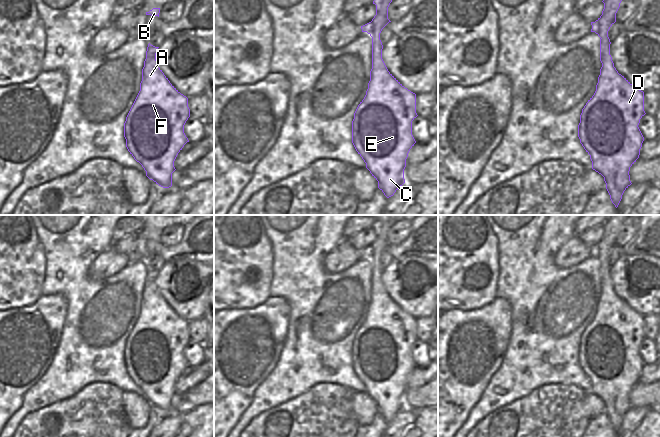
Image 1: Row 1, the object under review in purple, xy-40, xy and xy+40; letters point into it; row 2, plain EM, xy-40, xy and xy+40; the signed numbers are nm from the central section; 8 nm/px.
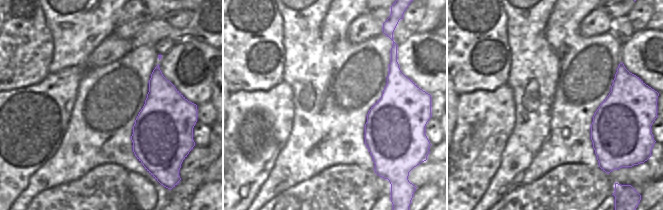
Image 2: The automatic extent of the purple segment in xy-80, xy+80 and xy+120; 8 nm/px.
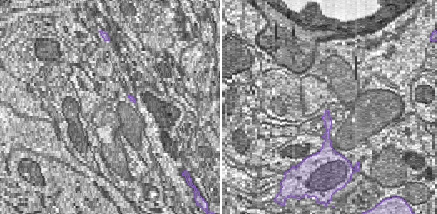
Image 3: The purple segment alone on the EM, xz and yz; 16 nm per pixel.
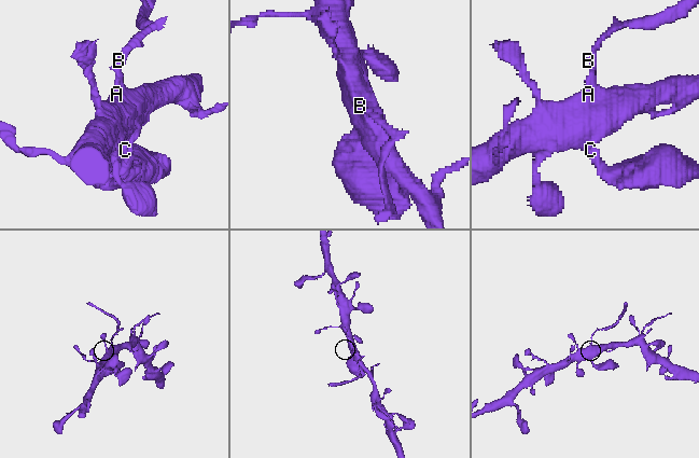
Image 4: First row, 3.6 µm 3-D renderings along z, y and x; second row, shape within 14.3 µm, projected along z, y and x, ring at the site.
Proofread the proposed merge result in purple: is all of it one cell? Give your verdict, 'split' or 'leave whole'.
split

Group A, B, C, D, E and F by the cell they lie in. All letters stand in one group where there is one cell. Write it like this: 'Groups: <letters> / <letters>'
Groups: A C D E F / B.

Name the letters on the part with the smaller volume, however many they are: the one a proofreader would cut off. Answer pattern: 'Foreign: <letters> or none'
Foreign: B

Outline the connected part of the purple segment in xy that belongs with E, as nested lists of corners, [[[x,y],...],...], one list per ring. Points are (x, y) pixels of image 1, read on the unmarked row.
[[[372,262],[372,293],[364,323],[352,345],[352,367],[378,405],[378,412],[389,422],[405,407],[404,393],[410,373],[416,367],[412,345],[416,337],[416,318],[405,312],[387,293],[382,283],[380,262]]]

